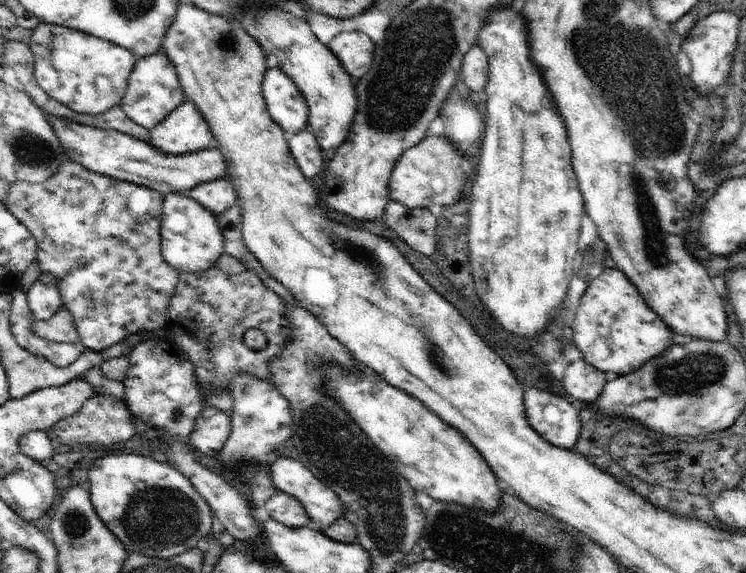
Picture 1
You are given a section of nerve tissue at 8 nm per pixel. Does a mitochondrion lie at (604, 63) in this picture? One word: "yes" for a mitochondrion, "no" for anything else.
yes

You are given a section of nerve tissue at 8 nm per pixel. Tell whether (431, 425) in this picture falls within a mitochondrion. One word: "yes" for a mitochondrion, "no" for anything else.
no

